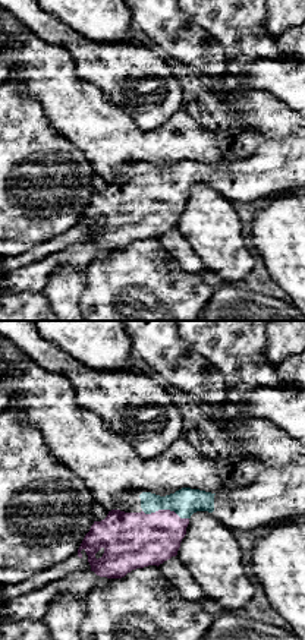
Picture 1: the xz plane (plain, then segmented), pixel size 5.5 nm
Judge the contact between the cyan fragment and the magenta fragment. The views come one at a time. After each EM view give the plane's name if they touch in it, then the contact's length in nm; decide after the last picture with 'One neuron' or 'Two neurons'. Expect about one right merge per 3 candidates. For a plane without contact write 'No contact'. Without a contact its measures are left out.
Touches cyan in xz. Shared border 260 nm

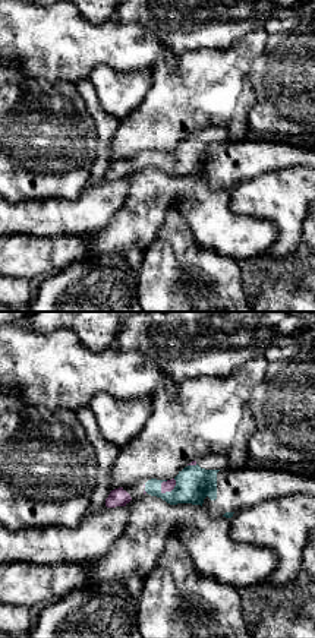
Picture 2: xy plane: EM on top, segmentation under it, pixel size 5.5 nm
Touches cyan in xy. Shared border 120 nm

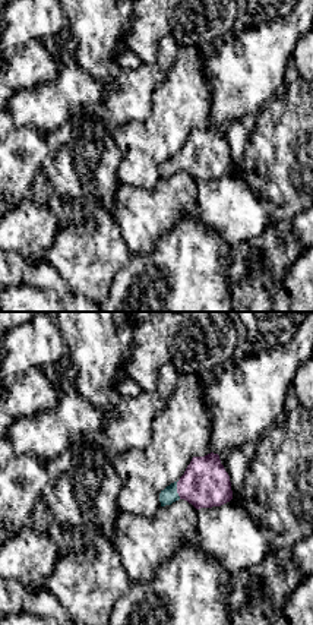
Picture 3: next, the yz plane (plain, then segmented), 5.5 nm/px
Touches cyan in yz. Shared border 110 nm

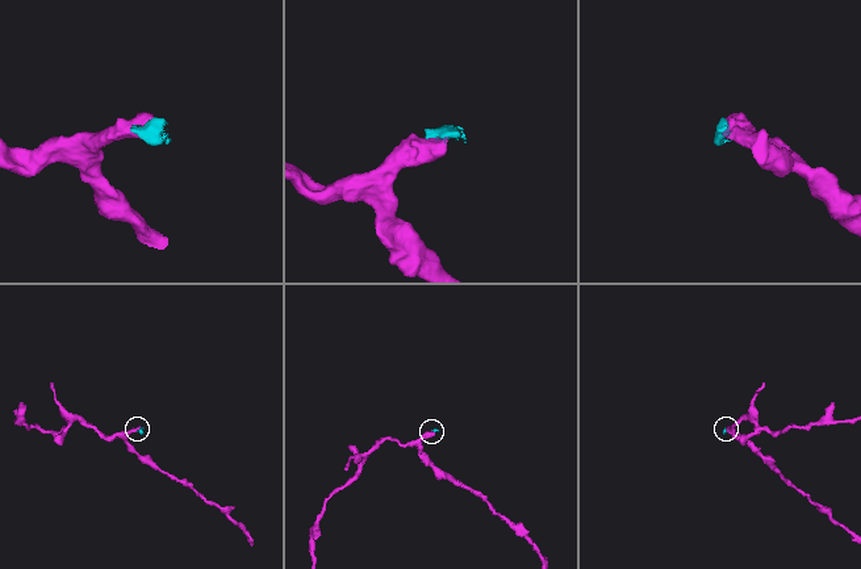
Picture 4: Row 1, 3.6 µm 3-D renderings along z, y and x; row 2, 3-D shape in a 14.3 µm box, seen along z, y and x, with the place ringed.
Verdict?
One neuron

